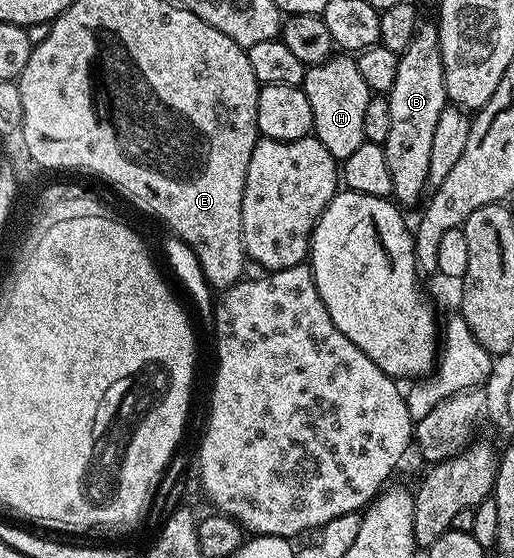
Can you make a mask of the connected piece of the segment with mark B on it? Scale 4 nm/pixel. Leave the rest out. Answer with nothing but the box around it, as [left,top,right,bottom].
[381,25,449,207]

